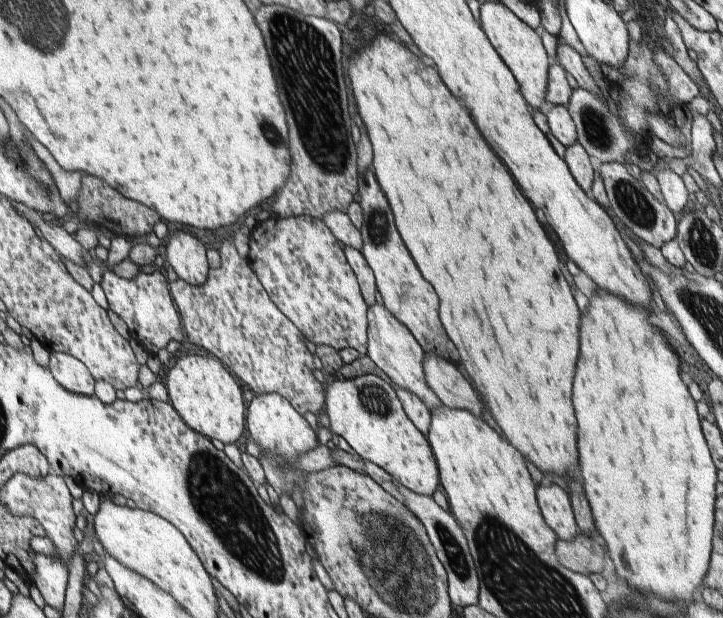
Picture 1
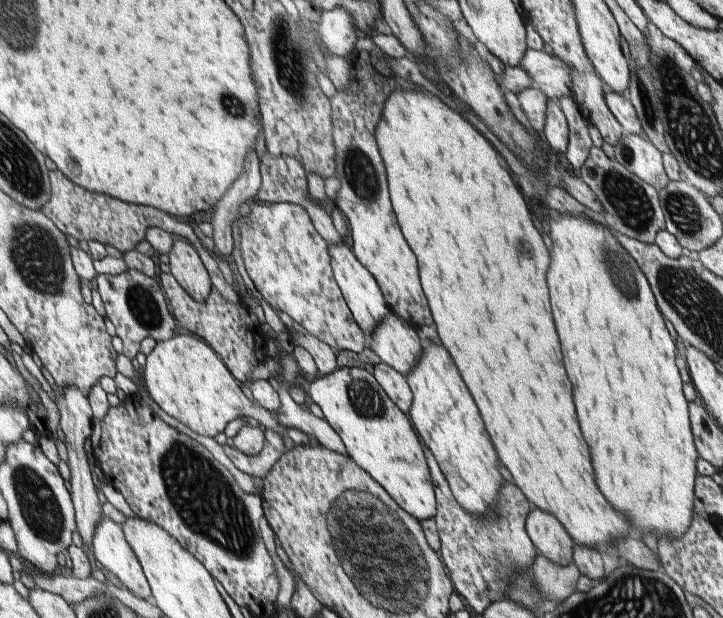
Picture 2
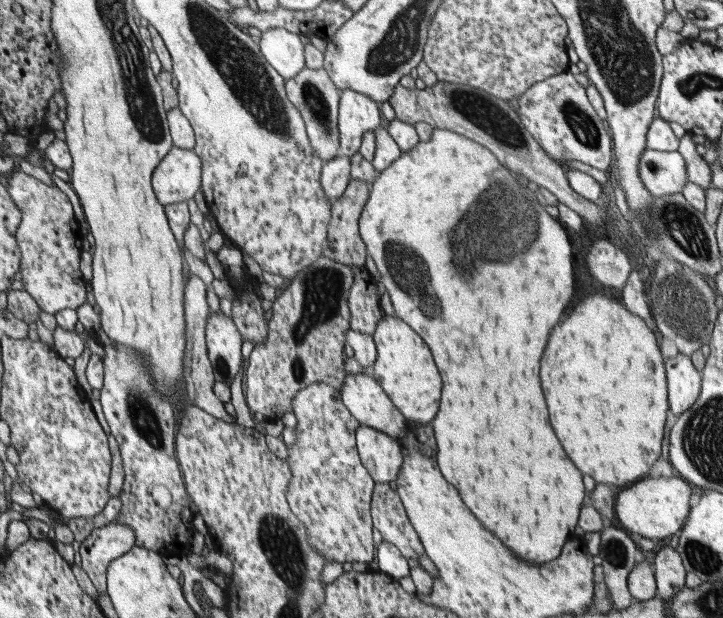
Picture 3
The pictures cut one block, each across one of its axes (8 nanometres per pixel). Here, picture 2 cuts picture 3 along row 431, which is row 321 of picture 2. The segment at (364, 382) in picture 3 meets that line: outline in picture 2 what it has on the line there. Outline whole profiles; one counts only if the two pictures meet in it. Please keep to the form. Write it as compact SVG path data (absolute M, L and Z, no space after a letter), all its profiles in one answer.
M391 312L374 328L368 346L384 363L406 376L418 364L424 343L413 325Z

